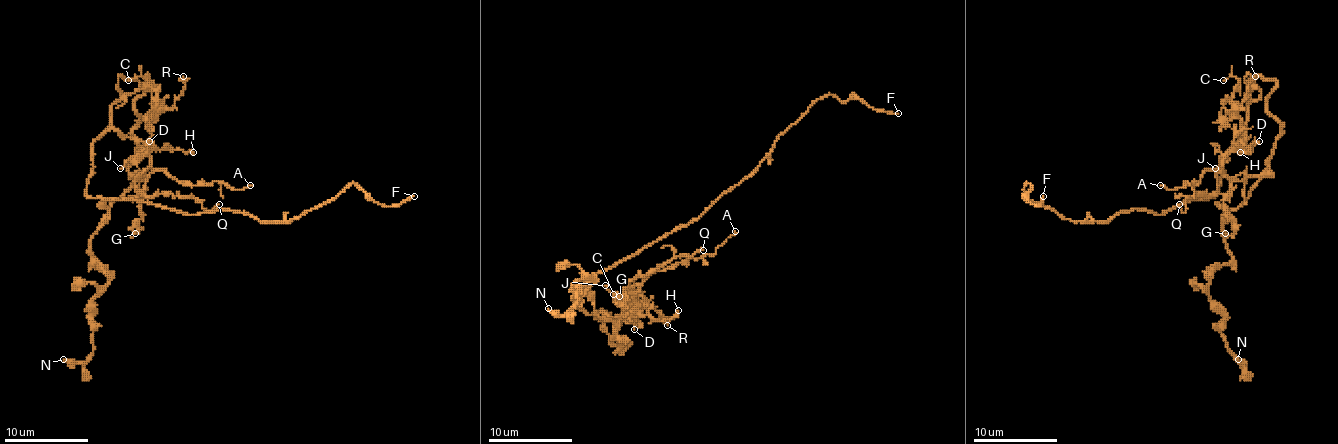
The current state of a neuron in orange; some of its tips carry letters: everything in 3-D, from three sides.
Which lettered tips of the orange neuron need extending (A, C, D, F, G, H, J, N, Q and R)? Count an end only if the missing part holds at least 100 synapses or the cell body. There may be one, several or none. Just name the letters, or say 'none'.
F

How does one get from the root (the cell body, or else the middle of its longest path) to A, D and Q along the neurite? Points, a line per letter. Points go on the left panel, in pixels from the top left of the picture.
A: (91, 173), (93, 143), (116, 129), (149, 150), (139, 194), (156, 171), (191, 185), (250, 185)
D: (91, 173), (93, 143), (107, 131), (116, 129), (139, 145), (149, 141)
Q: (91, 173), (93, 143), (116, 129), (149, 150), (139, 194), (191, 196), (208, 212), (219, 204)

